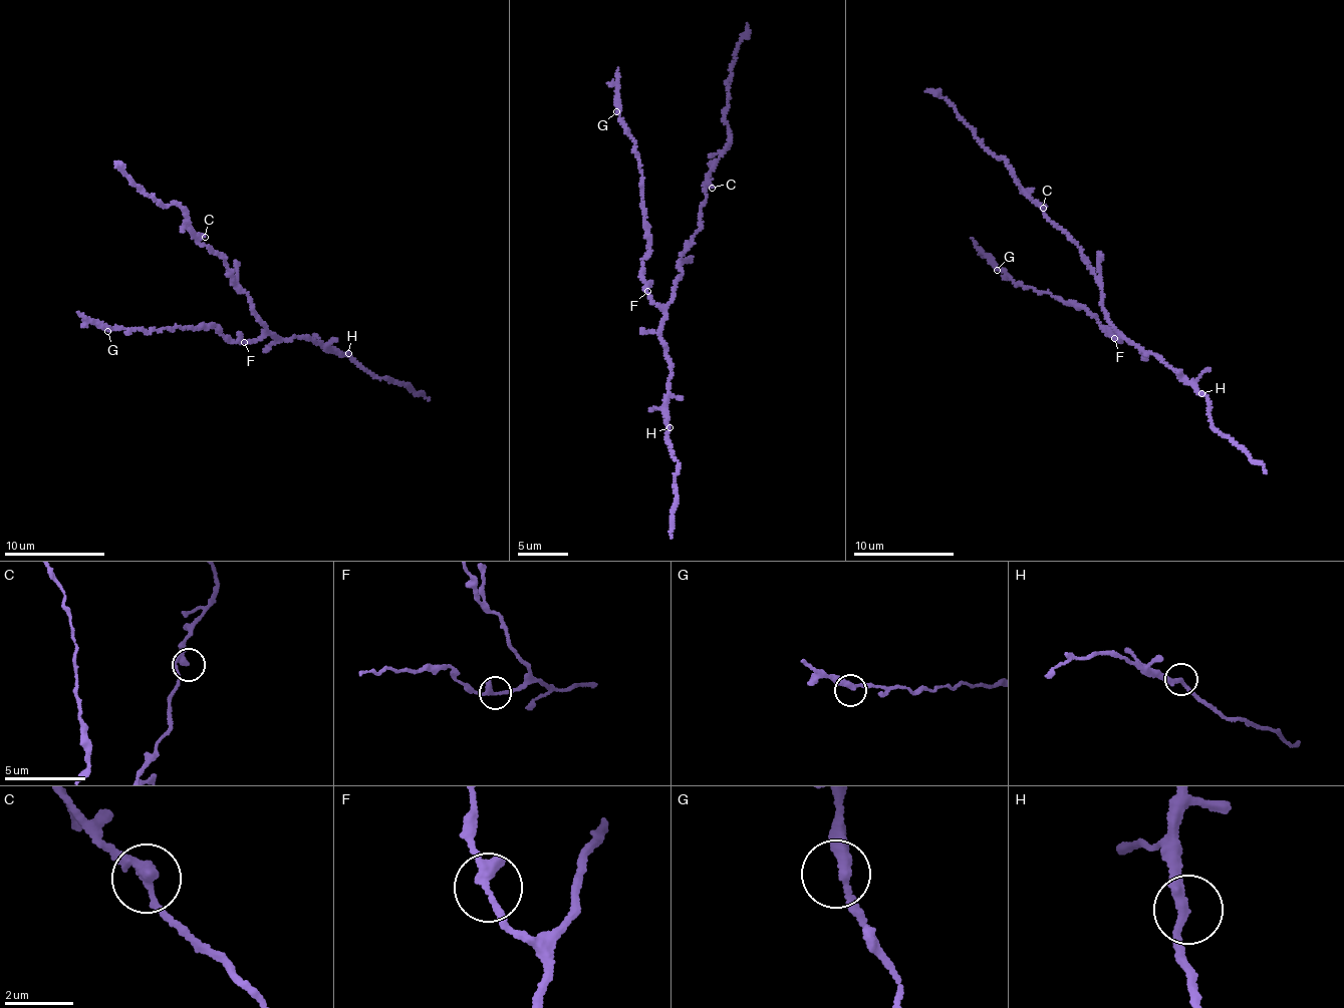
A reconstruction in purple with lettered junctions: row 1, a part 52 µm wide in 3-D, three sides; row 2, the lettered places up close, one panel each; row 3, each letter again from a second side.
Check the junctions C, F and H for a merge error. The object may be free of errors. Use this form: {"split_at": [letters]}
{"split_at": []}

